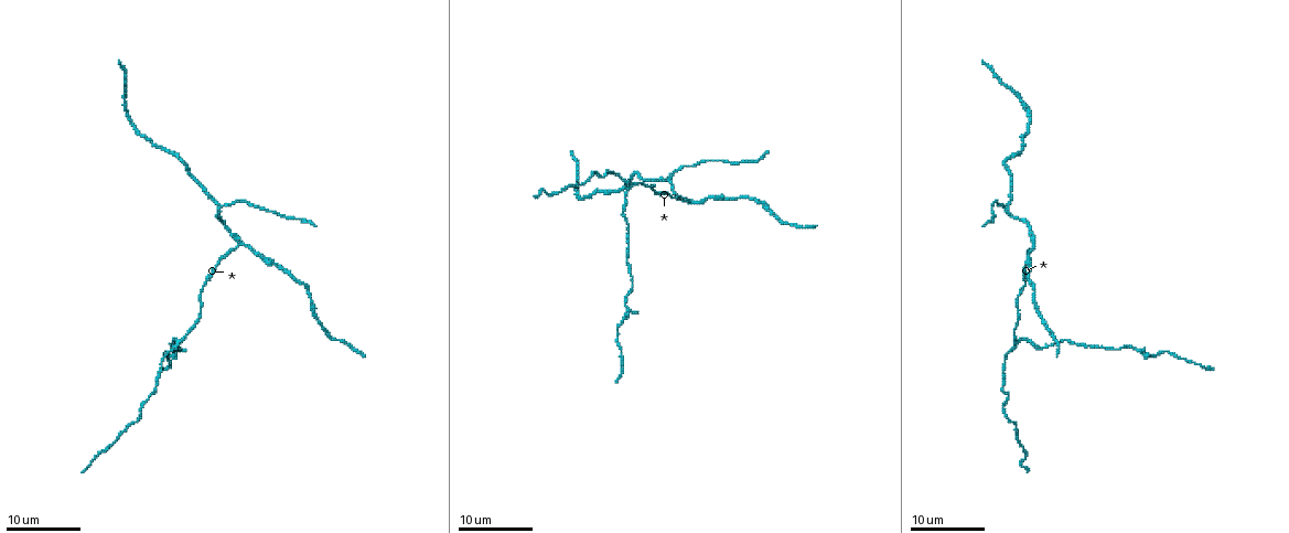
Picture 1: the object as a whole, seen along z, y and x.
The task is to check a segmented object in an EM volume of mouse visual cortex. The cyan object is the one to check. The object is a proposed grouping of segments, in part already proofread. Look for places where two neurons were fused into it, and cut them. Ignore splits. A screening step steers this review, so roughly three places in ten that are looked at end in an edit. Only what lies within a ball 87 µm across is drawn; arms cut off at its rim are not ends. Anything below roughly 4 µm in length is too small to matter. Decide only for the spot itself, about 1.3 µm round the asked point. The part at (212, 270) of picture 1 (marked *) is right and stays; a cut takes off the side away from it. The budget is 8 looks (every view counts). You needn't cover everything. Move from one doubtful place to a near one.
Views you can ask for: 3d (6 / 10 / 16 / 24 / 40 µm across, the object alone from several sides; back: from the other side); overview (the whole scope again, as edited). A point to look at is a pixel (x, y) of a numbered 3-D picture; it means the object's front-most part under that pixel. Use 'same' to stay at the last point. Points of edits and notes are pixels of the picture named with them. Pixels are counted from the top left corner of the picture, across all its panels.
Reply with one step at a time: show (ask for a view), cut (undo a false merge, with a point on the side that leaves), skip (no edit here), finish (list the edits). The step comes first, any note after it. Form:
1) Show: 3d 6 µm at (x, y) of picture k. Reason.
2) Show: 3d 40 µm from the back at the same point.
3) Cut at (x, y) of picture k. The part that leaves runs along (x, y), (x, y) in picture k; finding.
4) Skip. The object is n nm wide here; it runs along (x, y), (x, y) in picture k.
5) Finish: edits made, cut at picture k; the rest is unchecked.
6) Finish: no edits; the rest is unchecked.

Show: 3d 16 µm at (218, 207) of picture 1. Branch point.

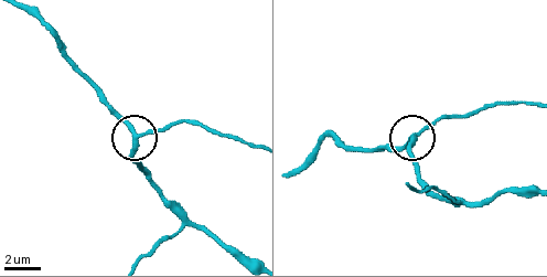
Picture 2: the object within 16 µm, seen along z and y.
Show: 3d 10 µm at (414, 135) of picture 2. Zoom in.

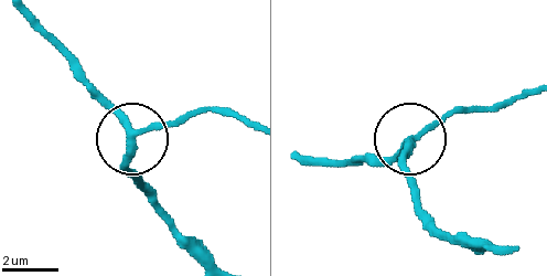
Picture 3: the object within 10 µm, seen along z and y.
Skip. 3 arms meet here; it runs along (481, 244), (431, 223), (403, 159), (410, 140), (464, 109) in picture 3; continuous, no second neuron.

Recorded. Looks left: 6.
Show: 3d 16 µm at (178, 342) of picture 1. Three-way junction.

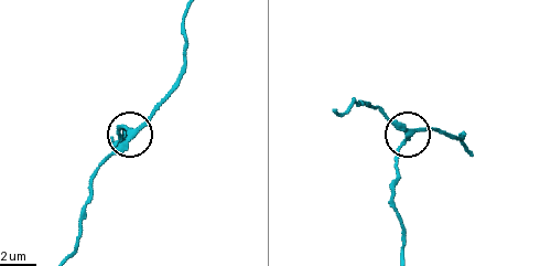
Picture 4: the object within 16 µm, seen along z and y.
Show: 3d 6 µm at (129, 134) of picture 4.

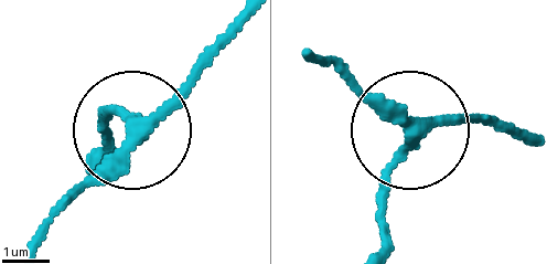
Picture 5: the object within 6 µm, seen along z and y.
Skip. 3 arms meet here; it runs along (244, 21), (57, 208) in picture 5; continuous, no second neuron.

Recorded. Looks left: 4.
Show: 3d 16 µm at (694, 204) of picture 1. Three-way junction.

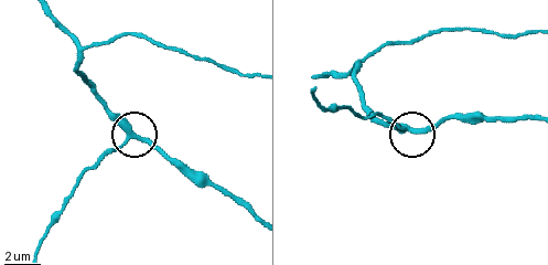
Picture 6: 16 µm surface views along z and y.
Show: 3d 10 µm at (130, 133) of picture 6.

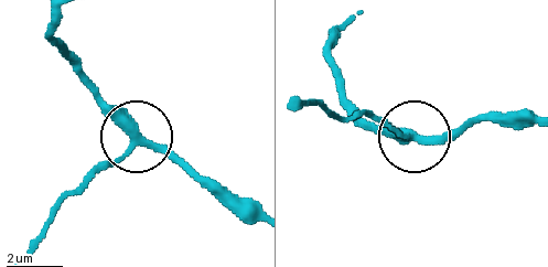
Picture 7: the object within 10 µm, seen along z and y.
Skip. The side arm is 27 µm long; it runs along (309, 106), (406, 135), (475, 120) in picture 7; one neuron here.

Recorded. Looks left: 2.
Show: 3d 24 µm at (626, 304) of picture 1. Side arm on a straight run.

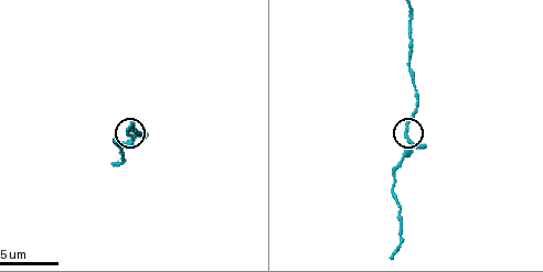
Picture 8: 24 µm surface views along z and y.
Show: 3d 10 µm at (128, 135) of picture 8.

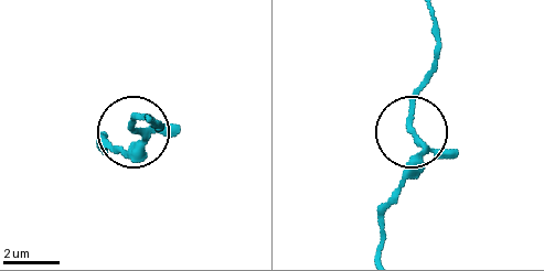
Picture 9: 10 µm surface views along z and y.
Skip. 3 arms meet here; all the same neuron.

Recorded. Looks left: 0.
Finish: no edits; the rest is unchecked.

